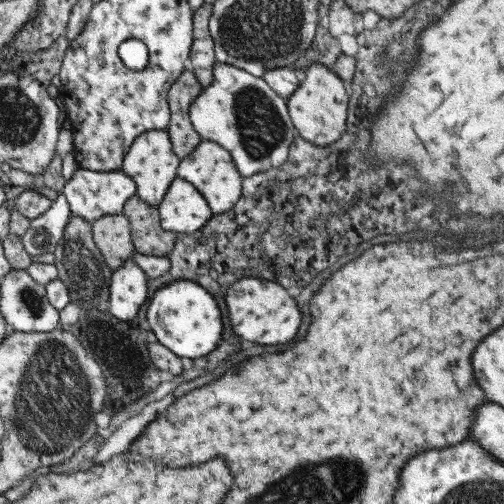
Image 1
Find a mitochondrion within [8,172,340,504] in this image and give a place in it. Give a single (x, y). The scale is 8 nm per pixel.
(52, 406)

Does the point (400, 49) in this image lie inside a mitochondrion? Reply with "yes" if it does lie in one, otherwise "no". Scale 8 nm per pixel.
yes

